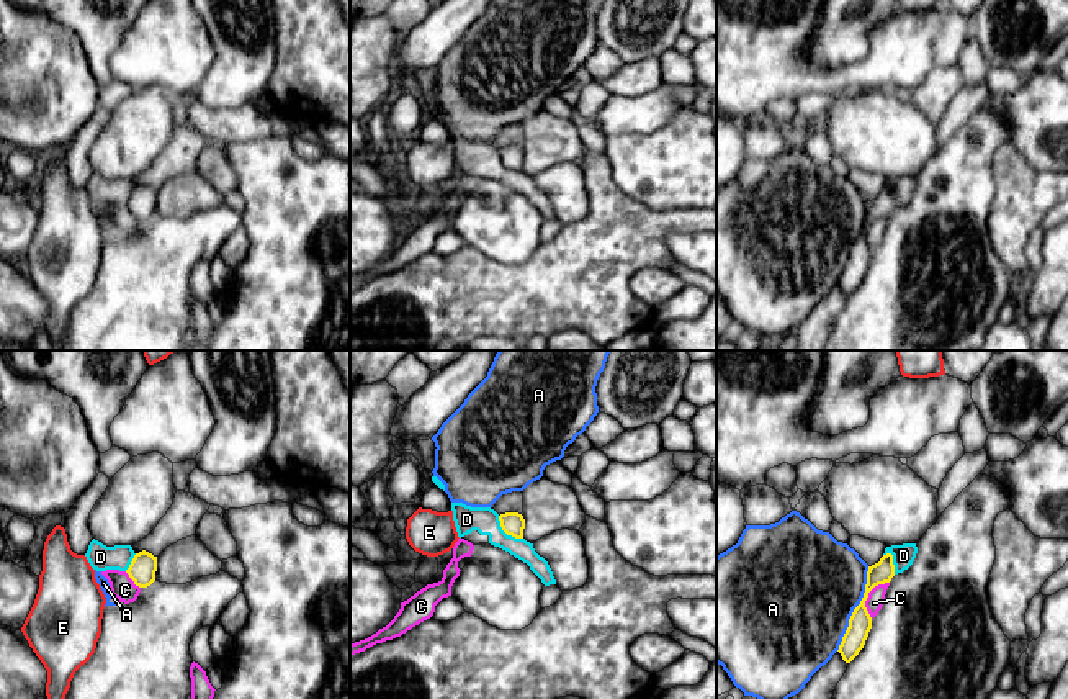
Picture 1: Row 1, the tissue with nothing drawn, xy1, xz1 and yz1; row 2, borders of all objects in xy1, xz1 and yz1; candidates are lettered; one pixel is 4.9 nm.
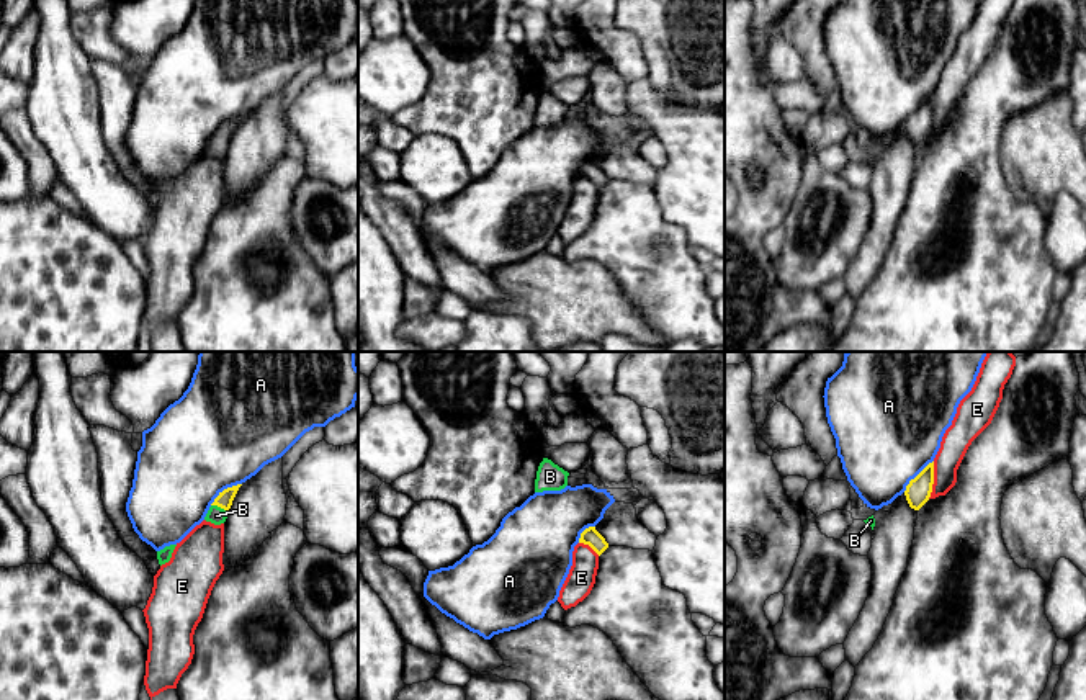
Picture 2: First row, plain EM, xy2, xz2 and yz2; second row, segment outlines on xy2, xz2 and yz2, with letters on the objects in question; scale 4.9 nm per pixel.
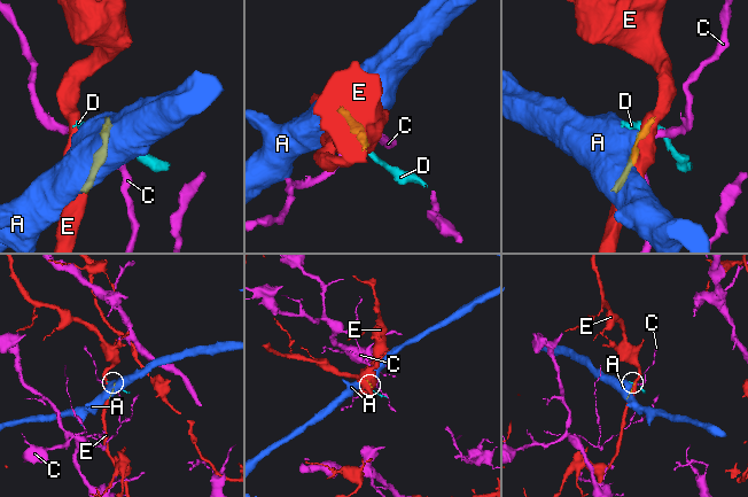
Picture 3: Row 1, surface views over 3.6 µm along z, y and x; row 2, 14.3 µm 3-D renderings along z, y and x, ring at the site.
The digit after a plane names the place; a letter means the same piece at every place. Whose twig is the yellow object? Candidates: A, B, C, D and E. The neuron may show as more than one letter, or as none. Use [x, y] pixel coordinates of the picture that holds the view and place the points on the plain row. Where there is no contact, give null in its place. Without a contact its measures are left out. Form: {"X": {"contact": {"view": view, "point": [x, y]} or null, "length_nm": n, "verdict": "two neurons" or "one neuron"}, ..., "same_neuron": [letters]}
{"A": {"contact": {"view": "yz1", "point": [854, 243]}, "length_nm": 440, "verdict": "two neurons"}, "B": {"contact": {"view": "xy2", "point": [219, 139]}, "length_nm": 100, "verdict": "one neuron"}, "C": {"contact": {"view": "yz1", "point": [867, 229]}, "length_nm": 200, "verdict": "two neurons"}, "D": {"contact": {"view": "xz1", "point": [506, 166]}, "length_nm": 170, "verdict": "two neurons"}, "E": {"contact": {"view": "yz2", "point": [933, 113]}, "length_nm": 190, "verdict": "two neurons"}, "same_neuron": ["B"]}

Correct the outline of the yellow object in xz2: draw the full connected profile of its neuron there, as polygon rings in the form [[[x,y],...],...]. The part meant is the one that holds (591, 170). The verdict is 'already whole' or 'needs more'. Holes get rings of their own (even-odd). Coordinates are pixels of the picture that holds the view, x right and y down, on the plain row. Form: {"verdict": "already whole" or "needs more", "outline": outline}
{"verdict": "already whole", "outline": [[[589,160],[581,167],[579,177],[589,178],[599,190],[608,182],[605,172],[595,164],[595,160]]]}

